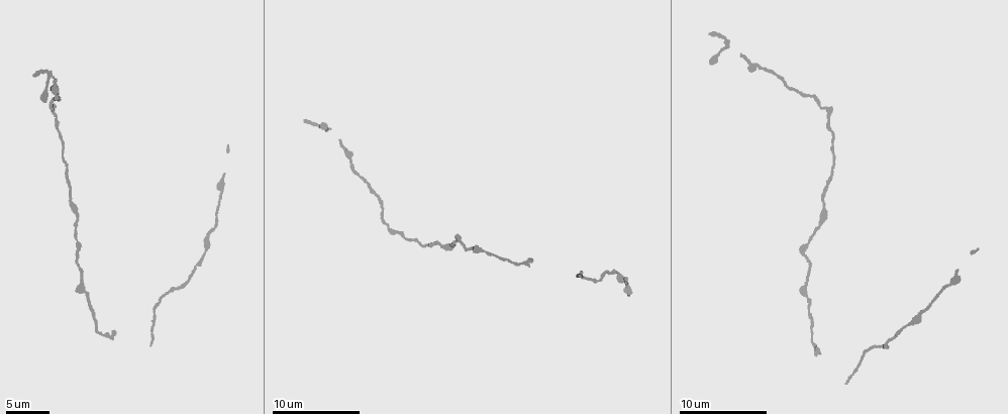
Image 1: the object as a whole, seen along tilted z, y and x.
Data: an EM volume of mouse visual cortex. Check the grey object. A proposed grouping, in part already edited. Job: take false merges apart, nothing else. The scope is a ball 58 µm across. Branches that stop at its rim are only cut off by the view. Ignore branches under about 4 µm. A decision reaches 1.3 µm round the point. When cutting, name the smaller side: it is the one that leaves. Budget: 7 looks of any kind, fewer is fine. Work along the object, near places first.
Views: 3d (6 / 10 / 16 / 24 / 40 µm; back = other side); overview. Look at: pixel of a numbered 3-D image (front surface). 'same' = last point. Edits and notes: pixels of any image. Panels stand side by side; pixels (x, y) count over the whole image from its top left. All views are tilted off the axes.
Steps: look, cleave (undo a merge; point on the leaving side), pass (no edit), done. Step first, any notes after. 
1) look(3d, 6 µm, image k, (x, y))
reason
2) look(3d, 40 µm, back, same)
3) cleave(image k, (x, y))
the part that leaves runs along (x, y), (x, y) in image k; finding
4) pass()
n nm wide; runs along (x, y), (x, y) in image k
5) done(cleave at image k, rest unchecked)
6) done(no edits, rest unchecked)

look(3d, 10 µm, image 1, (921, 310))
sudden change in width

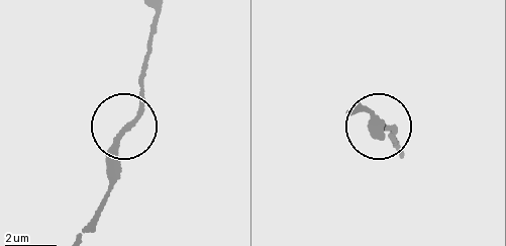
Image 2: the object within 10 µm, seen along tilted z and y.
pass()
one cell here

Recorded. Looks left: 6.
look(3d, 6 µm, image 1, (945, 289))
sudden change in width

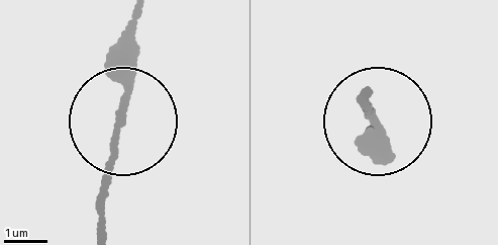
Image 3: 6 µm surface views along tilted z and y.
pass()
runs along (98, 230), (126, 37) in image 3; one cell here

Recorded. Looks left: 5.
look(3d, 10 µm, image 1, (55, 123))
calibre changes

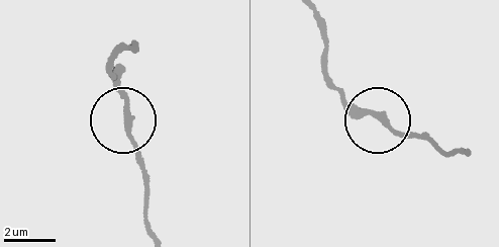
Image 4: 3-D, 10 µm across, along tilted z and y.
look(3d, 6 µm, image 4, (381, 114))

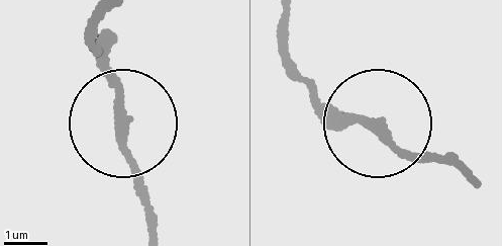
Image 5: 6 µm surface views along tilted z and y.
pass()
220 nm wide; runs along (151, 227), (151, 195), (122, 136), (124, 99), (93, 31) in image 5; continuous, no second cell

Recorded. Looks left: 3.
look(3d, 6 µm, image 1, (824, 208))
sudden change in width

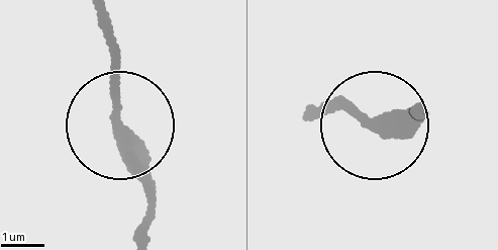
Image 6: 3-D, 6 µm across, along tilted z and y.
pass()
runs along (415, 105), (369, 122), (332, 102) in image 6; continuous, no second cell

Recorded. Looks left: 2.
done(no edits, rest unchecked)

